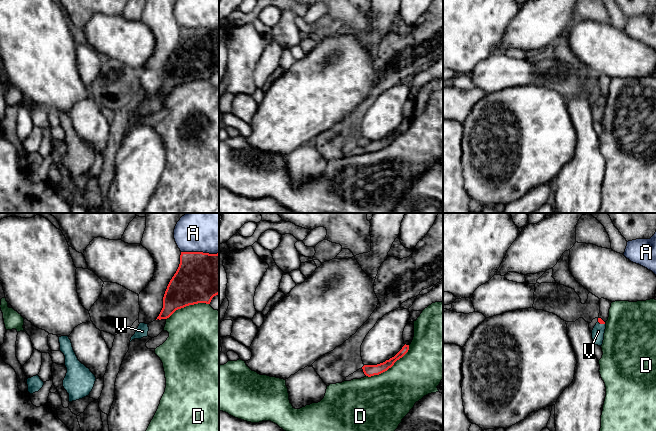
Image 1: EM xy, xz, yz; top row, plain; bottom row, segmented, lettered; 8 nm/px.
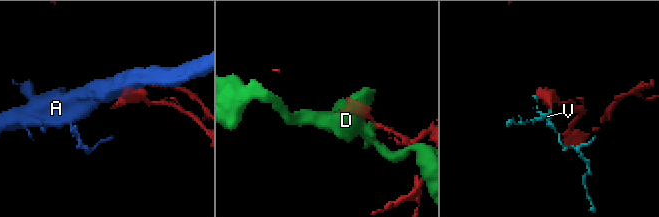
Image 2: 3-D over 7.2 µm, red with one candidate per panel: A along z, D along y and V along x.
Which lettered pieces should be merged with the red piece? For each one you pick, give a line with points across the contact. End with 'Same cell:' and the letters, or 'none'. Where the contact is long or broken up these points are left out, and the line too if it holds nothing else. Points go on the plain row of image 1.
V: runs through yz (600, 96), (601, 99), (598, 107)
Same cell: V

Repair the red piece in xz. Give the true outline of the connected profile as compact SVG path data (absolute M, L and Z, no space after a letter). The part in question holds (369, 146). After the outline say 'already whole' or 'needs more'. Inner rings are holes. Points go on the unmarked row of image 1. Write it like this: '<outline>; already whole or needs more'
M404 121L402 125L392 134L389 136L386 136L383 139L377 140L377 141L364 141L362 143L363 148L366 152L371 153L374 151L379 151L385 147L387 147L389 144L391 144L394 139L402 134L409 126L409 121Z; already whole

